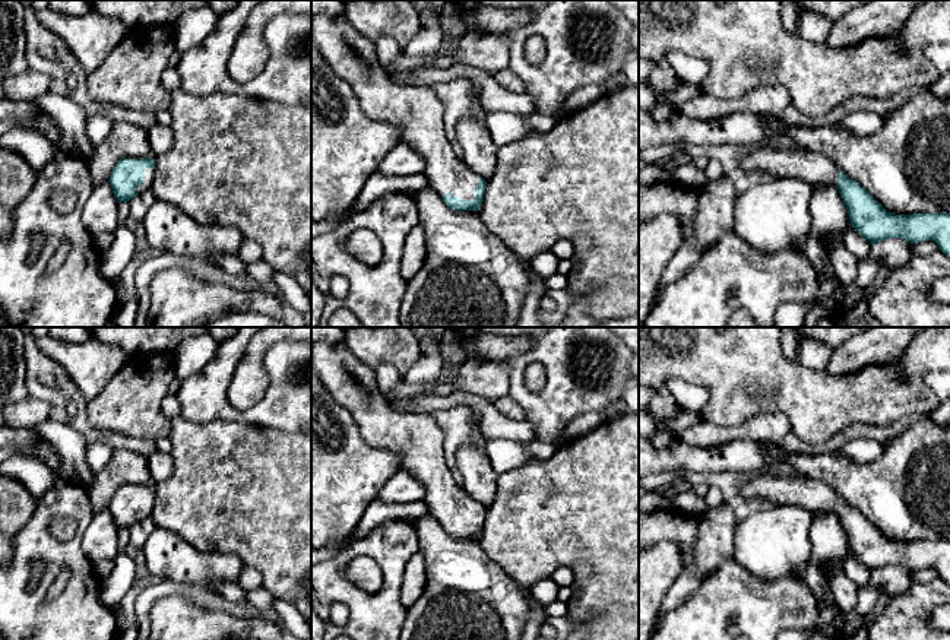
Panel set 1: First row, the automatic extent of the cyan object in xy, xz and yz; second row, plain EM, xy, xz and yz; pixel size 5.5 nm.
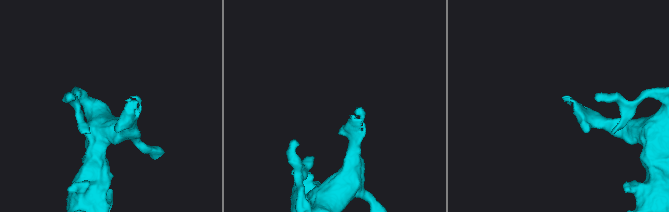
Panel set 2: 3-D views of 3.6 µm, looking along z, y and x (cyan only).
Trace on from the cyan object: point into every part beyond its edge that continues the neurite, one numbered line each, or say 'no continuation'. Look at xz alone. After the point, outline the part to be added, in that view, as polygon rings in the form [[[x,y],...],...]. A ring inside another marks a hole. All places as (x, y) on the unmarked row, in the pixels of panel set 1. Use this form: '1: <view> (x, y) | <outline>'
1: xz (417, 437) | [[[345,342],[311,345],[311,364],[333,400],[349,411],[364,441],[371,447],[387,449],[400,456],[399,471],[411,473],[424,485],[424,501],[441,525],[447,519],[463,527],[476,525],[475,514],[479,504],[455,481],[452,471],[447,468],[443,433],[431,412],[398,412],[379,389],[374,370],[358,359]]]

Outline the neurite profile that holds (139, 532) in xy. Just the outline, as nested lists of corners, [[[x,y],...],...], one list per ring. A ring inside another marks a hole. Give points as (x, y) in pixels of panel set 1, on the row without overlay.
[[[146,517],[145,520],[137,522],[129,527],[130,544],[142,548],[155,529],[156,523],[152,517]]]

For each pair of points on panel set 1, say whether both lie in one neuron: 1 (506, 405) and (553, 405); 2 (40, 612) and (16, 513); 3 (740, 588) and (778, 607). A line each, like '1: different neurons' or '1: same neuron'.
1: different neurons
2: different neurons
3: same neuron

